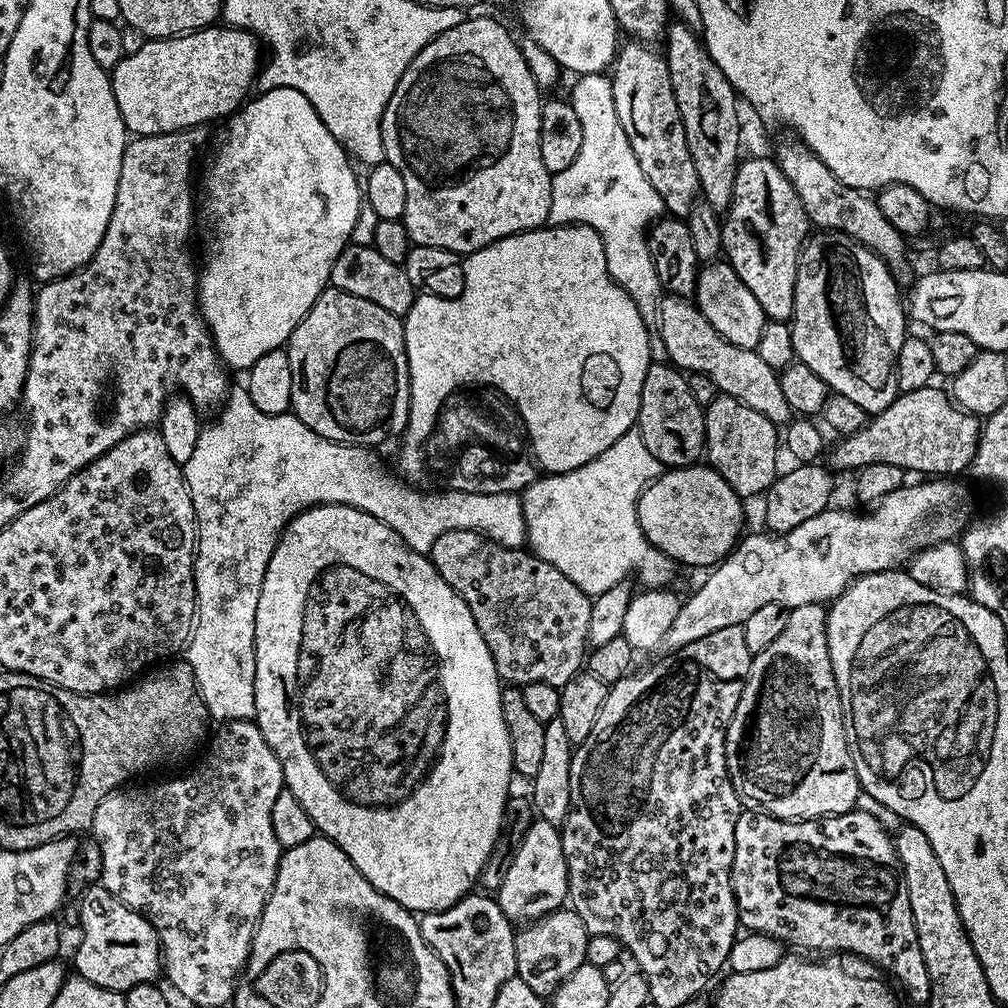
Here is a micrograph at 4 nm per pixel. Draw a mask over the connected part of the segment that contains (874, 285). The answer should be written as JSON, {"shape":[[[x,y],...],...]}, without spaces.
{"shape":[[[827,230],[809,235],[796,263],[794,310],[790,321],[795,359],[810,366],[810,370],[814,370],[814,374],[818,374],[818,378],[822,378],[835,395],[850,398],[850,402],[862,406],[865,414],[886,410],[886,406],[893,404],[898,395],[893,383],[894,369],[896,355],[906,339],[906,308],[902,296],[900,300],[900,288],[888,268],[891,267],[882,257],[875,256],[866,246],[851,240],[845,232]]]}

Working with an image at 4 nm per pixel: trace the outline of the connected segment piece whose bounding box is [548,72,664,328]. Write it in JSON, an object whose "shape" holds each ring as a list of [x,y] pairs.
{"shape":[[[595,72],[589,76],[580,76],[572,88],[570,103],[574,106],[574,114],[578,114],[578,122],[582,122],[582,150],[578,150],[578,158],[566,166],[566,170],[555,173],[552,177],[552,197],[550,198],[550,214],[548,224],[585,224],[590,226],[602,238],[602,246],[606,250],[606,266],[608,273],[634,298],[634,306],[644,319],[644,325],[660,326],[660,302],[662,289],[658,282],[658,274],[654,270],[652,255],[648,249],[648,229],[664,212],[662,198],[658,198],[658,190],[650,186],[646,174],[642,174],[642,166],[634,158],[630,138],[624,136],[622,126],[618,122],[618,110],[614,110],[614,94],[611,79],[604,72]]]}

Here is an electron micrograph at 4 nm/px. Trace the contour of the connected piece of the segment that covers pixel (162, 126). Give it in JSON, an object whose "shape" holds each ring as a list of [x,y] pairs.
{"shape":[[[213,26],[169,40],[145,39],[142,50],[125,54],[110,75],[125,128],[133,137],[157,136],[231,116],[245,103],[261,67],[262,45],[252,33]]]}

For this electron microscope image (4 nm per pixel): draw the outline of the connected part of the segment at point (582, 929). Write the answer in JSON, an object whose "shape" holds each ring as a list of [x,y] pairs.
{"shape":[[[561,906],[521,927],[516,932],[516,975],[543,998],[551,997],[562,981],[586,963],[589,935],[582,918],[568,906]]]}

